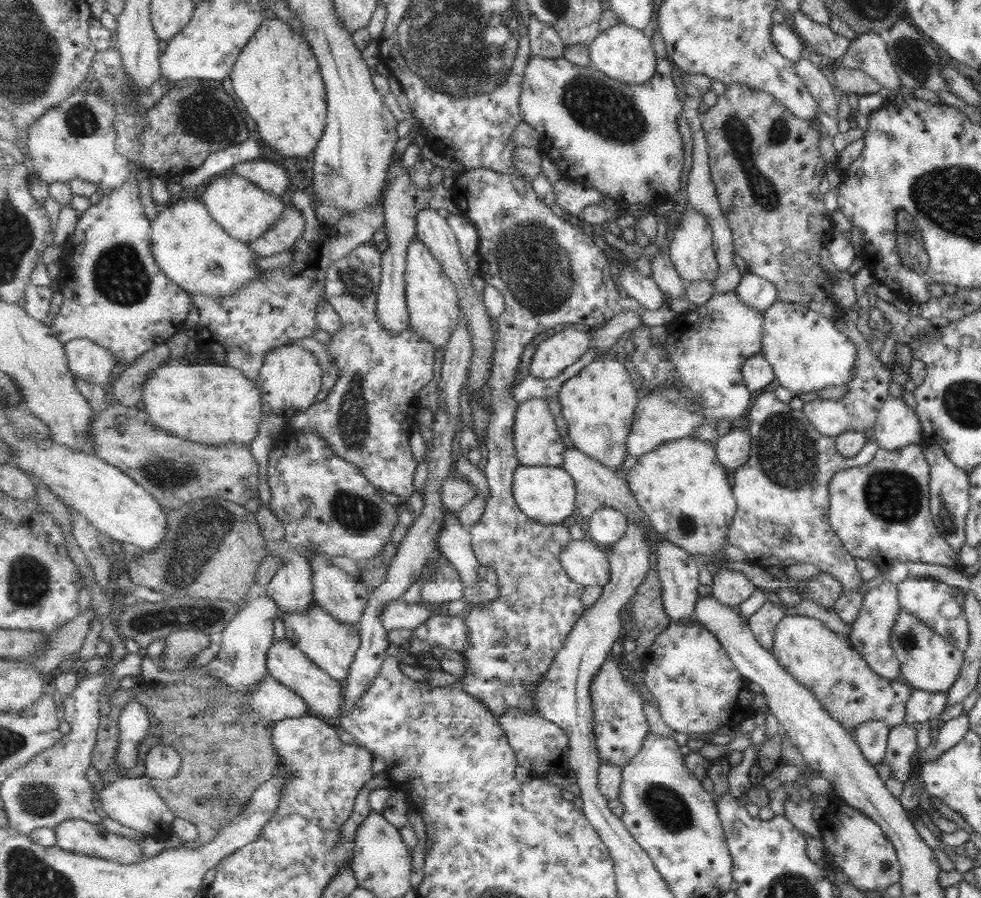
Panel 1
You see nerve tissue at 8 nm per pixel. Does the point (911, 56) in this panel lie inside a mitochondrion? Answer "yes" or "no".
yes

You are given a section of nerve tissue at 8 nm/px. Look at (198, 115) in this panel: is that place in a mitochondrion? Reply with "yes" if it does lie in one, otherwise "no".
yes

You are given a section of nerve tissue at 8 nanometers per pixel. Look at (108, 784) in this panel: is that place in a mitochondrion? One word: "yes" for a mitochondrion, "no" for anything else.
no

